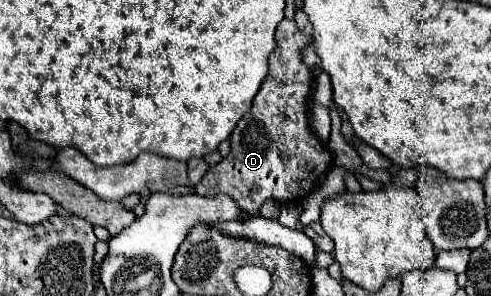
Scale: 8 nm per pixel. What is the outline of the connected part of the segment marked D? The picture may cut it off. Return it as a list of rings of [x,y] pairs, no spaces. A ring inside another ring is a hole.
[[[284,19],[276,29],[278,47],[270,55],[270,71],[252,101],[252,109],[242,117],[230,137],[230,155],[210,167],[196,187],[198,195],[230,195],[242,211],[258,215],[266,199],[294,201],[306,197],[330,163],[328,149],[310,133],[308,99],[312,71],[302,63],[302,51],[312,45],[312,37],[302,35],[294,21]]]

